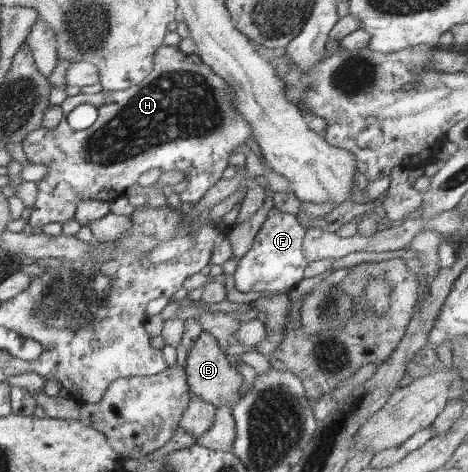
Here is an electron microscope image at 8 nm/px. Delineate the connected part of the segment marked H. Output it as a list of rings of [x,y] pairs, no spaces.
[[[162,46],[156,50],[154,57],[153,69],[150,74],[140,83],[134,86],[129,86],[126,90],[118,91],[101,91],[94,94],[79,93],[75,96],[70,96],[64,99],[61,104],[61,108],[67,115],[72,112],[80,104],[93,104],[98,110],[98,116],[96,122],[86,128],[86,130],[75,131],[68,124],[66,117],[60,120],[60,123],[54,127],[54,129],[46,129],[40,127],[38,130],[32,130],[29,134],[26,134],[26,138],[22,140],[23,151],[29,160],[30,165],[34,164],[46,164],[48,165],[48,174],[35,182],[37,185],[37,196],[34,205],[31,207],[31,214],[26,224],[30,224],[35,231],[40,231],[46,224],[52,224],[52,222],[60,222],[60,224],[66,224],[70,220],[75,220],[74,214],[76,214],[76,206],[80,204],[80,200],[100,200],[104,202],[111,202],[114,196],[118,194],[112,194],[112,192],[125,192],[126,188],[136,184],[142,174],[153,169],[158,169],[160,172],[177,171],[181,179],[188,180],[187,188],[179,194],[181,202],[184,204],[198,202],[204,193],[212,185],[216,184],[218,180],[222,179],[222,173],[226,170],[226,167],[230,162],[230,152],[236,150],[236,148],[246,147],[248,138],[253,138],[252,125],[244,119],[242,113],[236,109],[234,105],[234,89],[230,85],[226,84],[226,81],[222,80],[218,74],[214,73],[210,66],[206,65],[200,56],[196,55],[189,47],[176,47],[176,46]]]

